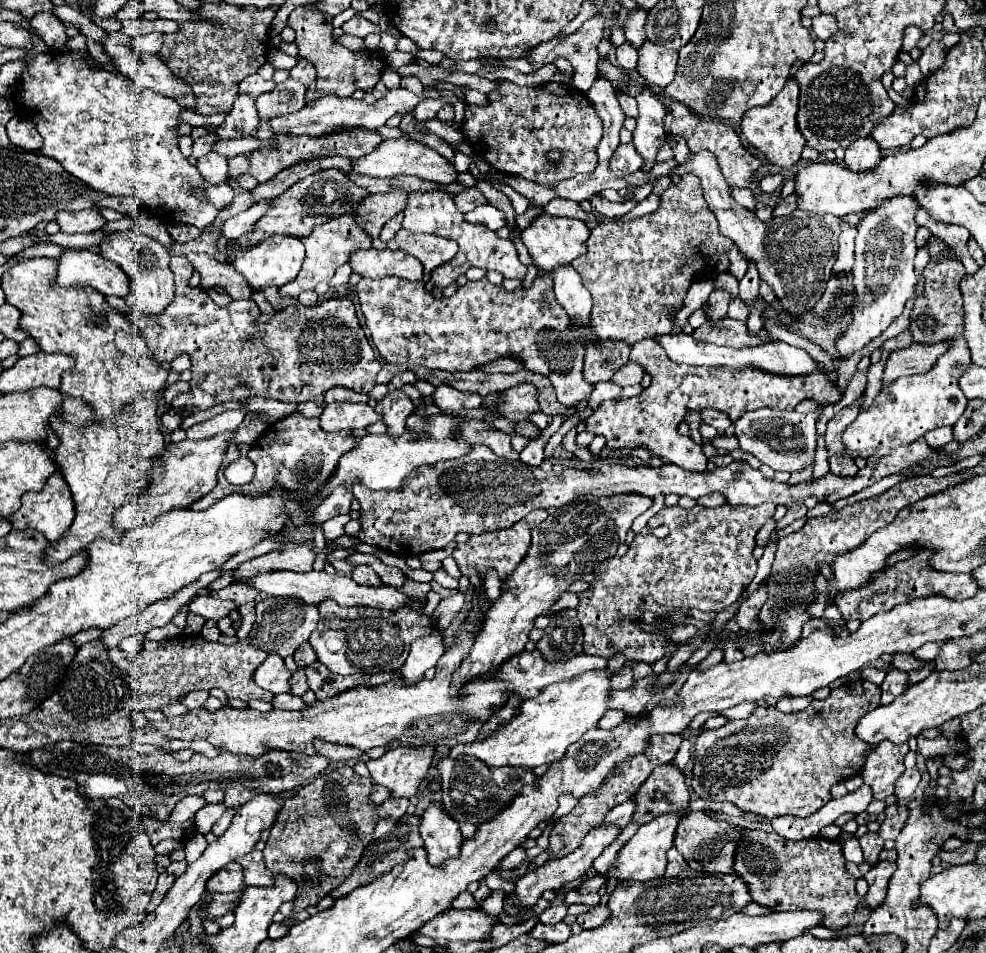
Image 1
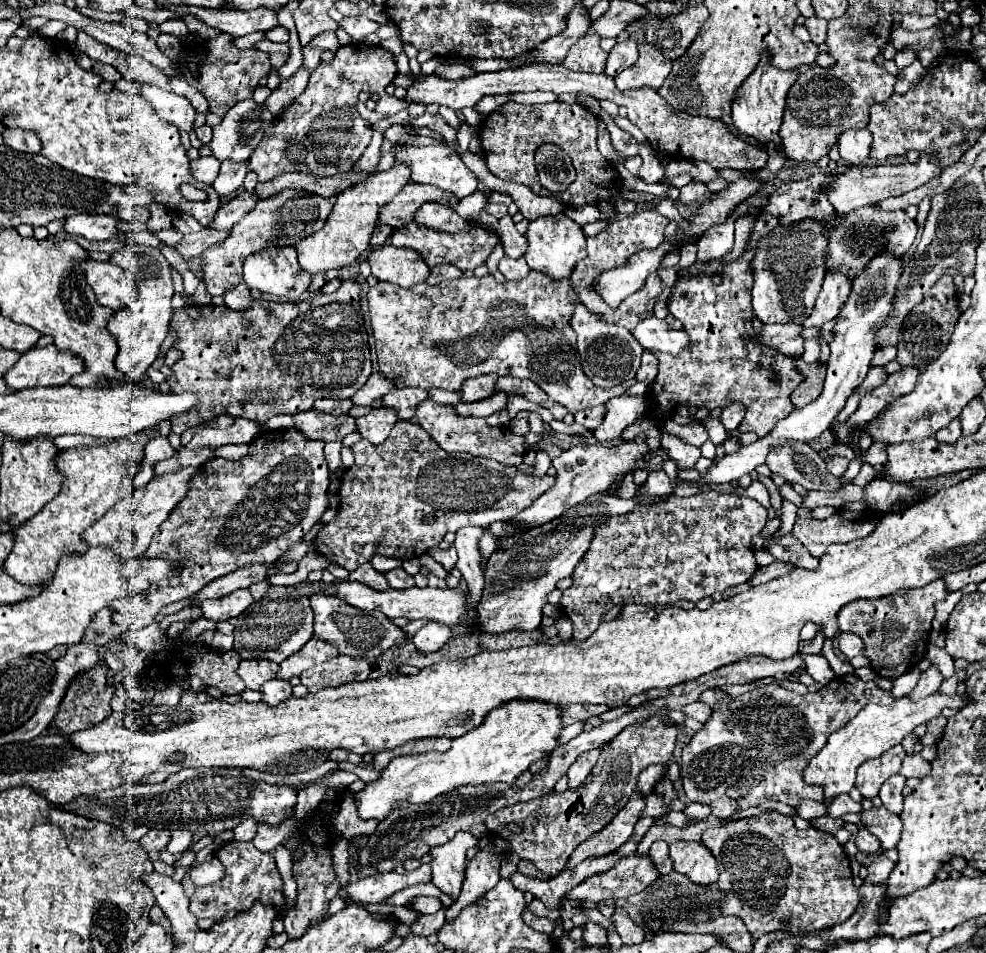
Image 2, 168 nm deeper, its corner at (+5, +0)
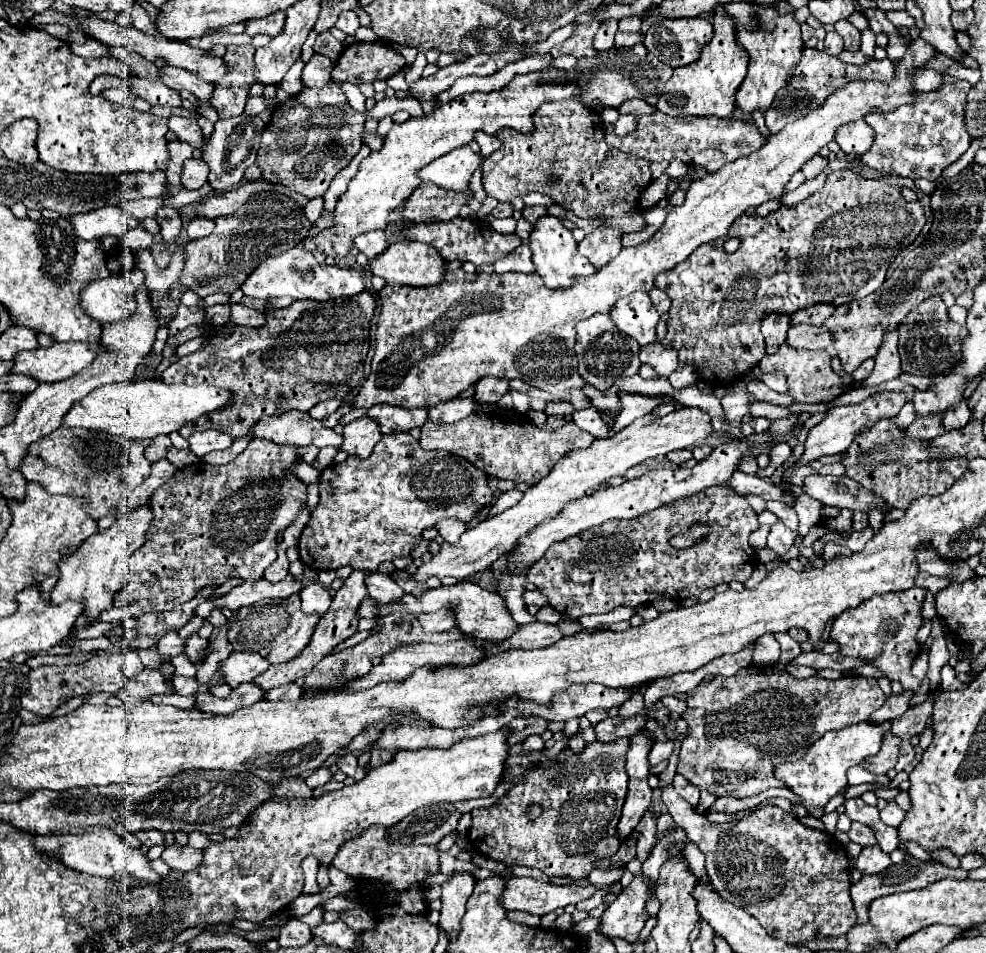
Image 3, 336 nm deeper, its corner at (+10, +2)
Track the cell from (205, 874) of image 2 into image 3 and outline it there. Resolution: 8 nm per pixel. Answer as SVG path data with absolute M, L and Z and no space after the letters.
M179 844L167 846L165 852L161 854L161 860L165 860L173 870L181 870L181 872L195 870L201 864L201 858L203 858L203 850L195 850L191 846L179 846Z

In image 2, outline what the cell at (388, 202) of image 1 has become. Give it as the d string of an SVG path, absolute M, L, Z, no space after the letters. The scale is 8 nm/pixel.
M412 182L406 188L402 188L402 192L398 192L398 196L394 196L390 204L382 208L380 222L382 224L386 222L392 228L404 228L406 224L414 220L414 214L426 202L438 202L438 204L454 208L460 202L460 198L454 196L452 192Z

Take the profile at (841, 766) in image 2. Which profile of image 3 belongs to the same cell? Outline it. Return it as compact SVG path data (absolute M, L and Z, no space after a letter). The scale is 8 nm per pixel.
M869 720L859 724L849 724L841 730L829 730L829 734L819 738L801 760L779 764L775 768L775 776L783 780L787 788L793 790L803 800L803 806L807 810L825 808L825 804L833 796L837 796L849 786L847 770L851 766L857 766L863 758L875 756L887 732L891 732L891 722L869 722Z

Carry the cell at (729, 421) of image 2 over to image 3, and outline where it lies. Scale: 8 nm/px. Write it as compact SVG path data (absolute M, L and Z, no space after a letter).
M749 402L749 414L751 416L765 416L769 420L777 420L777 418L783 418L783 416L789 416L793 414L791 410L785 410L785 408L779 408L779 406L773 406L773 404L767 404L767 402Z

